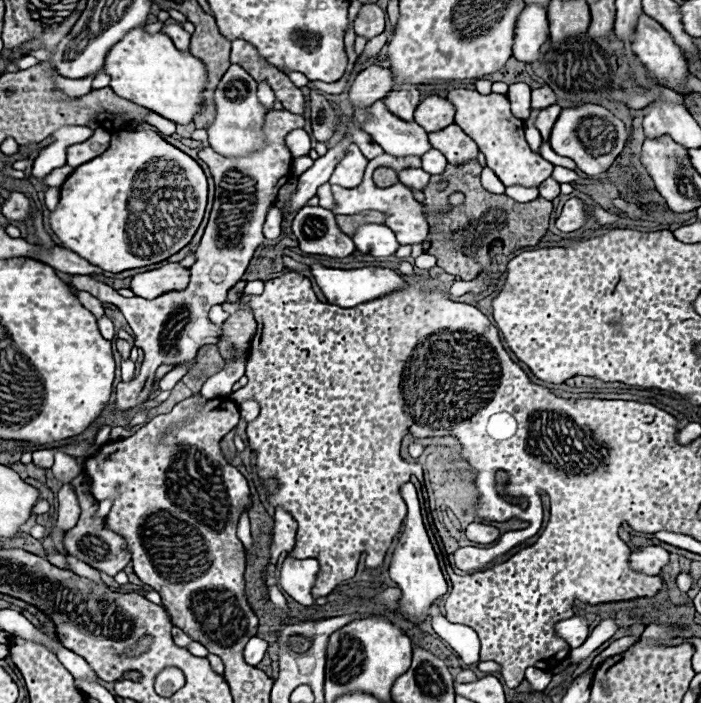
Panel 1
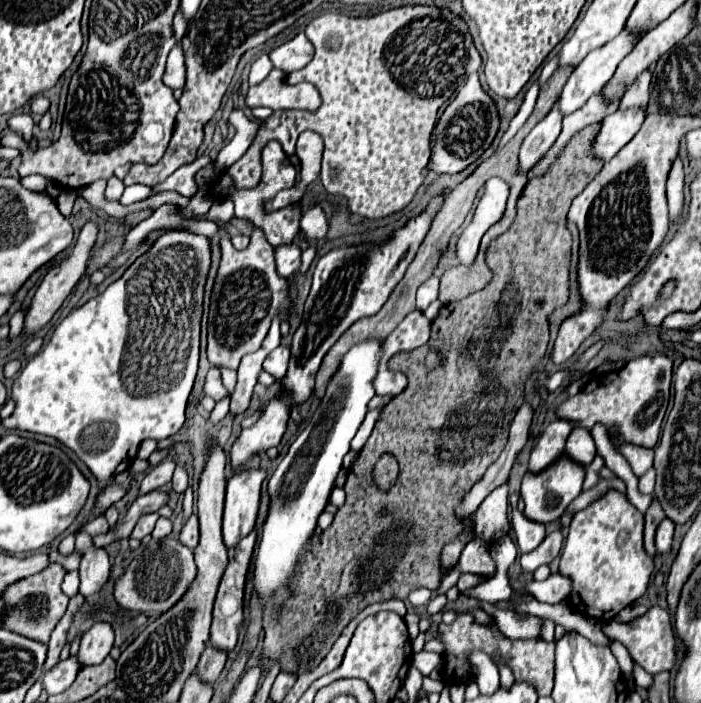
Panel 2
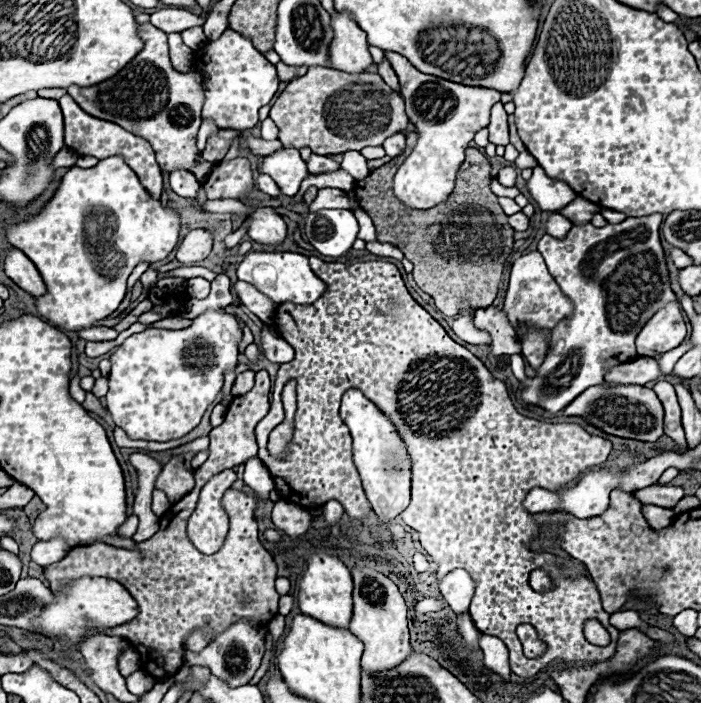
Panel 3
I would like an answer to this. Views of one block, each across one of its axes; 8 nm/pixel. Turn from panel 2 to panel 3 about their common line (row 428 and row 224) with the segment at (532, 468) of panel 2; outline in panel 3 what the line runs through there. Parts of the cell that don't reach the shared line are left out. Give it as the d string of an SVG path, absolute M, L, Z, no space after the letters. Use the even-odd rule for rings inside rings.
M550 214L546 220L546 232L552 234L554 238L564 238L566 232L572 228L572 222L568 218L564 218L562 214Z

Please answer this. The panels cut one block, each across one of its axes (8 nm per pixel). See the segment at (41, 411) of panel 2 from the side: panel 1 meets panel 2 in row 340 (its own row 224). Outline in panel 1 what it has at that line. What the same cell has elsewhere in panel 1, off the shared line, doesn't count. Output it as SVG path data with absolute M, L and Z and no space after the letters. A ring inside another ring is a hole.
M152 130L116 132L104 154L78 166L66 178L60 190L60 202L56 210L50 212L50 228L60 238L62 248L76 252L80 258L106 272L118 274L162 262L182 250L202 222L206 194L206 176L188 154L168 144Z

